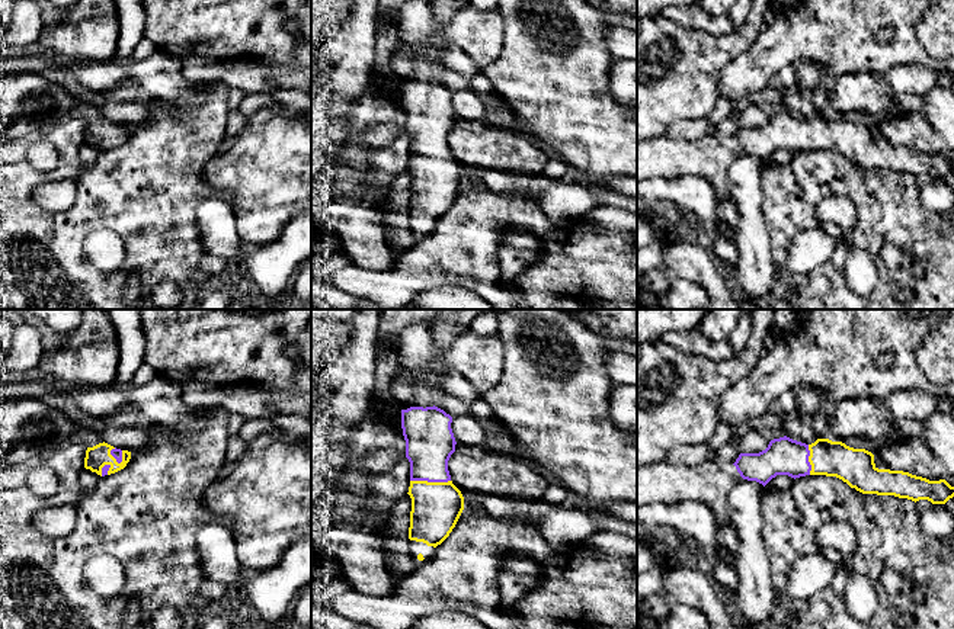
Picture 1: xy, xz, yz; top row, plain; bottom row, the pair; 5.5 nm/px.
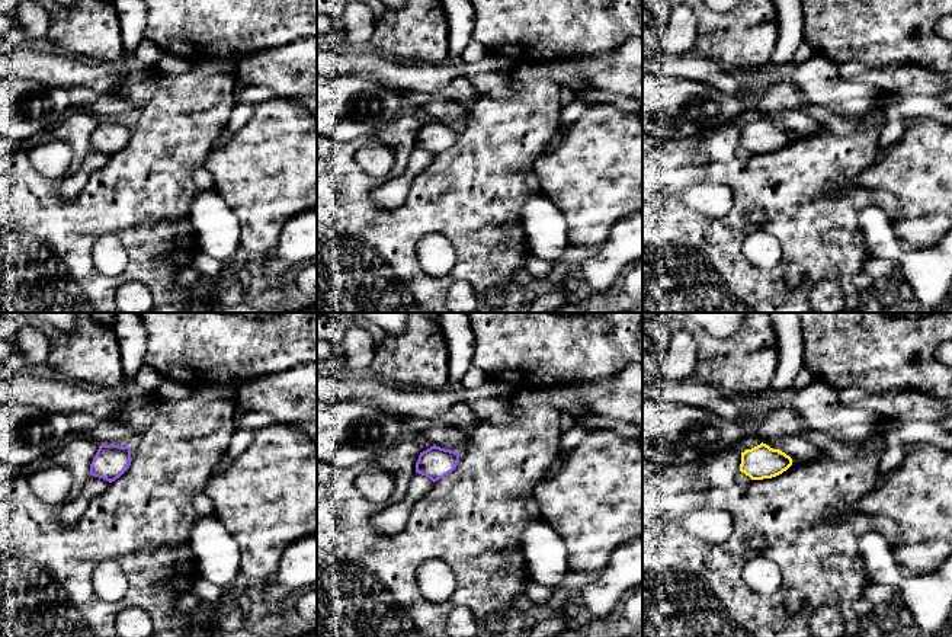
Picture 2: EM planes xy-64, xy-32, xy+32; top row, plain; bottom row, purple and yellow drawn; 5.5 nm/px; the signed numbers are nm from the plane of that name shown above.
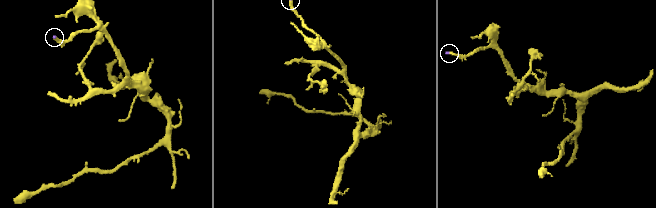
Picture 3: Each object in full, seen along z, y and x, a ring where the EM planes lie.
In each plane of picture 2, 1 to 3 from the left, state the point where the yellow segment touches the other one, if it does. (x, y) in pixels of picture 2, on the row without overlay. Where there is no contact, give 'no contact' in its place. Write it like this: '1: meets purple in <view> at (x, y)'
1: no contact
2: no contact
3: no contact

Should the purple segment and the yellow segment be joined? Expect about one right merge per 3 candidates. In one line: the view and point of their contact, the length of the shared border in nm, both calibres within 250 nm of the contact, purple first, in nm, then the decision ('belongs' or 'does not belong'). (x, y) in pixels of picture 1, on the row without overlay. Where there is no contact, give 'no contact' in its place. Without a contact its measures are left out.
xz (431, 156) | 220 nm | 280/280 nm | belongs

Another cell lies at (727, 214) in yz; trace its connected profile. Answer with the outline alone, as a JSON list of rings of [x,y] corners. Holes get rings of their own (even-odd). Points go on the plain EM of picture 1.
[[[733,199],[718,200],[717,203],[717,218],[726,228],[723,234],[717,238],[727,238],[730,240],[730,231],[737,228],[739,222],[739,212]]]

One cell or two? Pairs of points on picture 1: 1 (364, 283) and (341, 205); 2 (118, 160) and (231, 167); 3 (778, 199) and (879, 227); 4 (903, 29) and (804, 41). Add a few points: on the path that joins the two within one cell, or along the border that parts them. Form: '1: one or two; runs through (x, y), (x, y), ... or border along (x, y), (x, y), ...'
1: two; border along (343, 259), (371, 269), (389, 269), (393, 265)
2: two; border along (218, 151), (208, 160), (201, 177), (227, 192)
3: one; runs through (804, 198), (819, 179), (831, 179), (861, 198)
4: one; runs through (879, 19), (838, 19), (829, 26)

